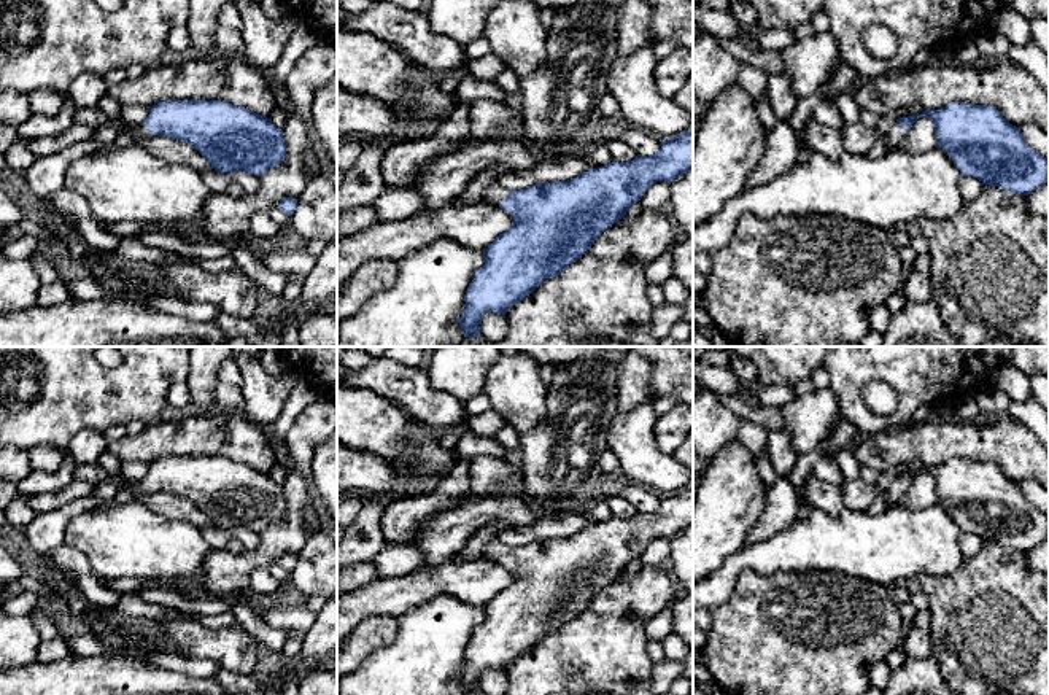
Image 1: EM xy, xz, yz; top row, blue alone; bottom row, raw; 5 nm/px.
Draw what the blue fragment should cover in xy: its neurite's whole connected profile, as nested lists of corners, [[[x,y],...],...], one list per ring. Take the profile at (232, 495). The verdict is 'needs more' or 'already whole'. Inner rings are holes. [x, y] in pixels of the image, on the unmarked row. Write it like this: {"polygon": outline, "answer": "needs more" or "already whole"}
{"polygon": [[[165,456],[149,463],[146,476],[134,479],[130,488],[121,488],[106,503],[95,506],[102,511],[121,503],[141,501],[148,491],[165,491],[192,501],[218,530],[248,528],[261,533],[283,520],[286,514],[285,488],[267,472],[221,456]]], "answer": "needs more"}

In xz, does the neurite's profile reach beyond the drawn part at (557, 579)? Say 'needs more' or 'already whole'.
needs more

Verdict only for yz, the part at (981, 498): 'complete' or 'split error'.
split error

